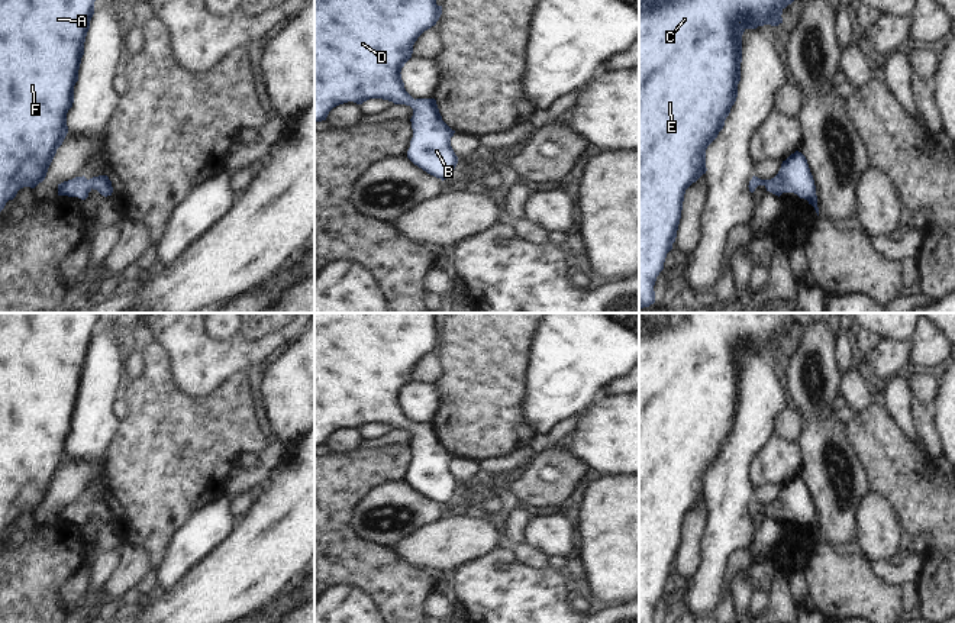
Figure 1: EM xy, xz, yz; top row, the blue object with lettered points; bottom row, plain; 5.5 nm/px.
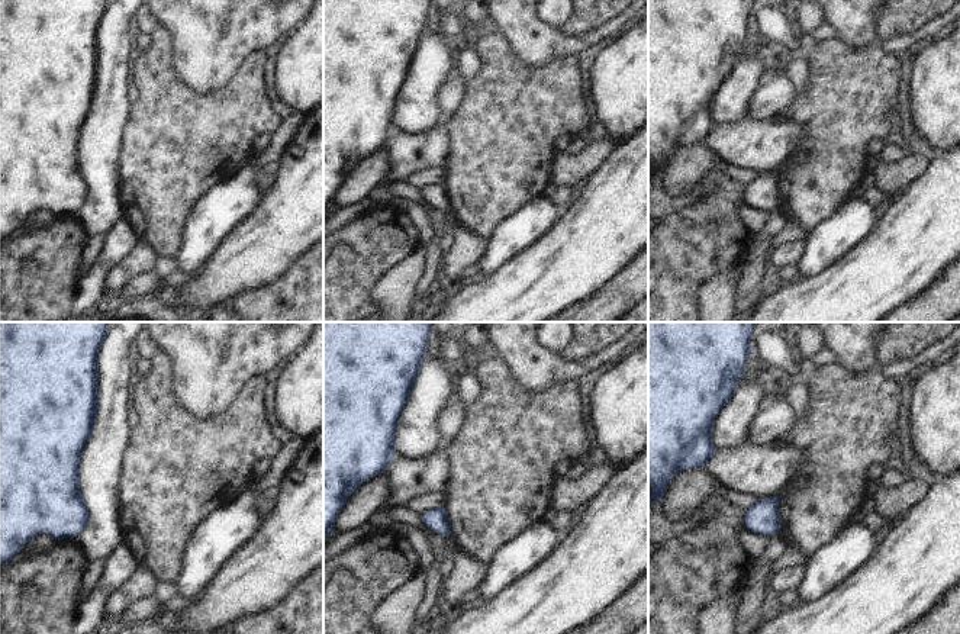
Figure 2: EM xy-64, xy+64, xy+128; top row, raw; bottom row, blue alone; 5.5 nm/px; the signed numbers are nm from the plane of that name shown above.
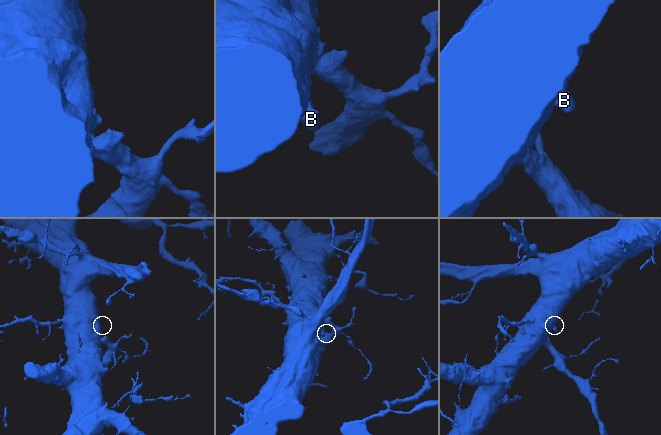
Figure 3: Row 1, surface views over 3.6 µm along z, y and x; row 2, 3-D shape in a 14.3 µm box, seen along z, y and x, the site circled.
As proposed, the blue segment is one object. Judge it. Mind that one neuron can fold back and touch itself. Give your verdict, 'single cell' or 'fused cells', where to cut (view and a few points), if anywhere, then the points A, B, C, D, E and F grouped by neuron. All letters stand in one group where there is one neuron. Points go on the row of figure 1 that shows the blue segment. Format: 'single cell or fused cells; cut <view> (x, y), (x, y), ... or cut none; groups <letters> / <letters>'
single cell; cut none; groups A B C D E F

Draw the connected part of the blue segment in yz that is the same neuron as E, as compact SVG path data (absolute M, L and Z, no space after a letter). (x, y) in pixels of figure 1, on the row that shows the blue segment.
M639 0L639 310L655 303L654 285L672 249L681 219L685 190L706 174L706 149L725 126L738 97L742 62L742 35L746 29L783 23L783 10L794 0Z

